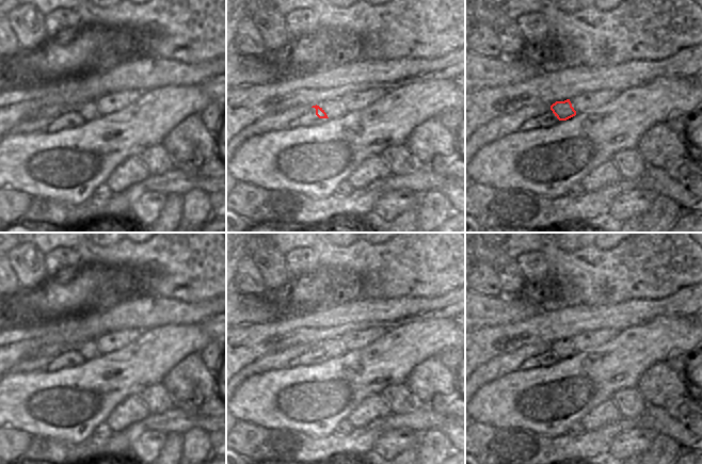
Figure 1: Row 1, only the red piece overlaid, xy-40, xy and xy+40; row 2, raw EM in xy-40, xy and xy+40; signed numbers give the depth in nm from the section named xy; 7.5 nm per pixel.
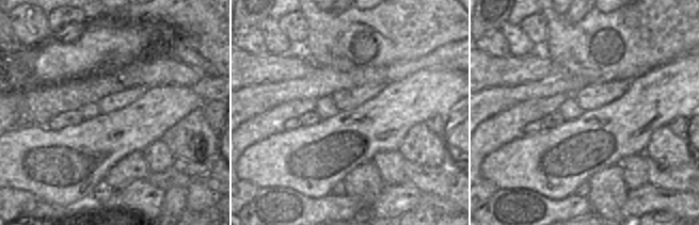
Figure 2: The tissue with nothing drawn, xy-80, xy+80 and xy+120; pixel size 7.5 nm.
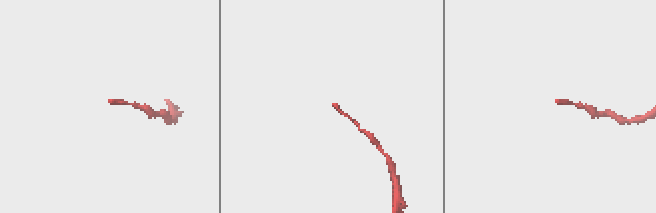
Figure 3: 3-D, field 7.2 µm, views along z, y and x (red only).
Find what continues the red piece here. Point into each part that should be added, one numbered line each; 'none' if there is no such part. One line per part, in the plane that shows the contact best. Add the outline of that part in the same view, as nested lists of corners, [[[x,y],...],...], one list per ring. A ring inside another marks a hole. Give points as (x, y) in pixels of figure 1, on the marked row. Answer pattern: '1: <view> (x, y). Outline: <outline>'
1: xy (332, 109). Outline: [[[323,101],[318,103],[319,106],[328,115],[329,118],[338,118],[341,116],[341,109],[336,101]]]

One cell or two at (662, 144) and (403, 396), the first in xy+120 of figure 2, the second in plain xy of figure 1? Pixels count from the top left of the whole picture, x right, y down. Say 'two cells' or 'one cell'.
two cells

